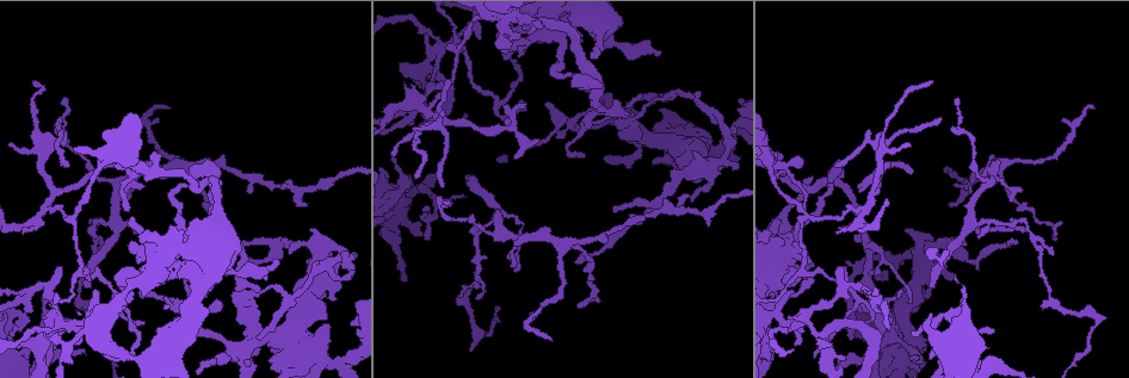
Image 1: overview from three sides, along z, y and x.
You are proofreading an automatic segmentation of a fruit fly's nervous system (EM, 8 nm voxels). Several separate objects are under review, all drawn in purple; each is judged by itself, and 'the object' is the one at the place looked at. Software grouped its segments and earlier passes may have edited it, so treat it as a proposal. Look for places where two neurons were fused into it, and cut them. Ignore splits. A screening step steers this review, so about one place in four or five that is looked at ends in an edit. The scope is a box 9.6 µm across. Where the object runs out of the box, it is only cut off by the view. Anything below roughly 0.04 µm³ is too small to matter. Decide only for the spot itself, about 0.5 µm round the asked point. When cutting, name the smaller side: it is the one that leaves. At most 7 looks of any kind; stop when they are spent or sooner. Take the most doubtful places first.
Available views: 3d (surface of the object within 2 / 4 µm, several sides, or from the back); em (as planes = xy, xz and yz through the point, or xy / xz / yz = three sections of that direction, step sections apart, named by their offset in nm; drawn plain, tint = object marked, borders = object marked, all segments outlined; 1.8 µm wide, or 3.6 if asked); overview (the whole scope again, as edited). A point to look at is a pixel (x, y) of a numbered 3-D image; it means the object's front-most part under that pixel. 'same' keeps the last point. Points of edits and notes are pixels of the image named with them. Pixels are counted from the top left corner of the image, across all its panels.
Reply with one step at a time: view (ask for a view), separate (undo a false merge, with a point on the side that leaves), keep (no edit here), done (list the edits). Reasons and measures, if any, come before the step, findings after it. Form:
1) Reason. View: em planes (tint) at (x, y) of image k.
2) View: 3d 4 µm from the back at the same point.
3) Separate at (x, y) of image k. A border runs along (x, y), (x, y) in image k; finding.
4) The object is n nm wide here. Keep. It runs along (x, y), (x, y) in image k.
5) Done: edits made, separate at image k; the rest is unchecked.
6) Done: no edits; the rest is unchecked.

Branch point. View: em planes (plain) at (55, 320) of image 1.

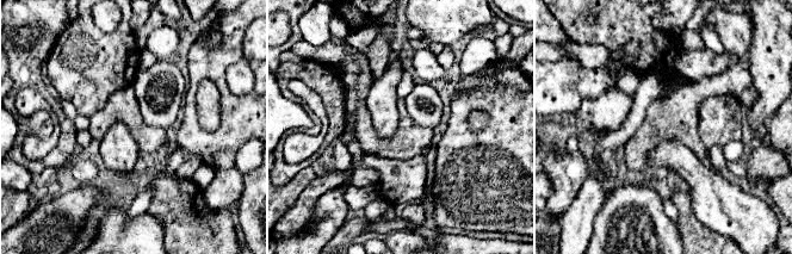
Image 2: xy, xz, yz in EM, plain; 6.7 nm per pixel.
View: em planes (tint) at the same point.

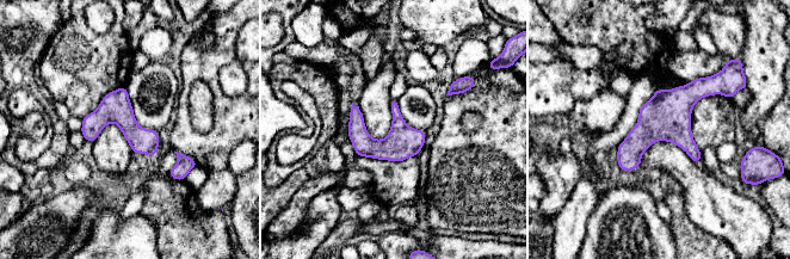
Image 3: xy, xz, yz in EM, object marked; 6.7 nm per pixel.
Keep. It runs along (716, 86), (683, 98), (623, 167) in image 3; all the same neuron.

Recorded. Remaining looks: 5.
Three arms meet. View: em planes (tint) at (633, 140) of image 1.

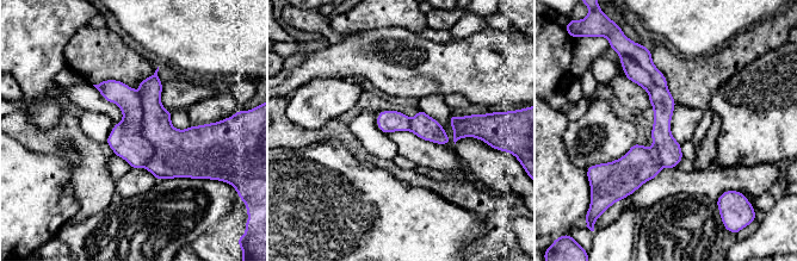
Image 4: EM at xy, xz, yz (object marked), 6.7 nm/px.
Separate at (127, 140) of image 4. Two neurons meet here.

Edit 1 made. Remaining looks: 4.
Calibre changes. View: 3d 2 µm from the back at (577, 74) of image 1.

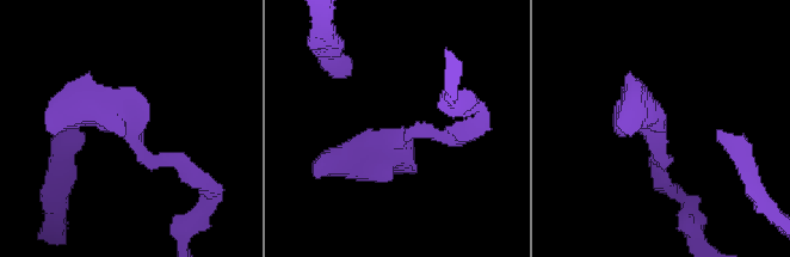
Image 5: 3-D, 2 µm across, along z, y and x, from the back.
Now the EM. View: em planes (plain) at (655, 138) of image 5.

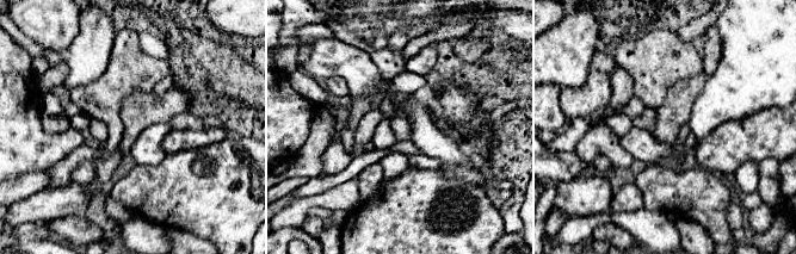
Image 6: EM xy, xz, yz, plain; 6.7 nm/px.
View: em planes (tint) at the same point.

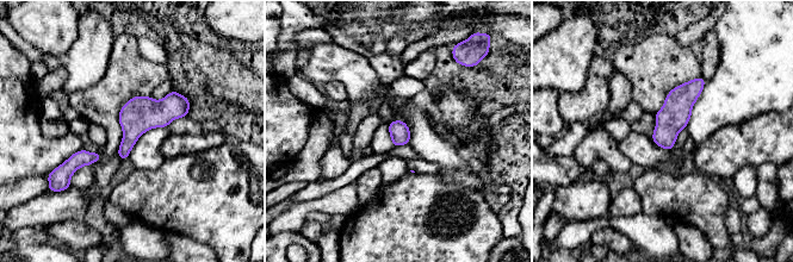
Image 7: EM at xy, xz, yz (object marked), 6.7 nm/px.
Keep. All the same neuron.

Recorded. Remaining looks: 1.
Done: edits made, separate at image 4; the rest is unchecked.

